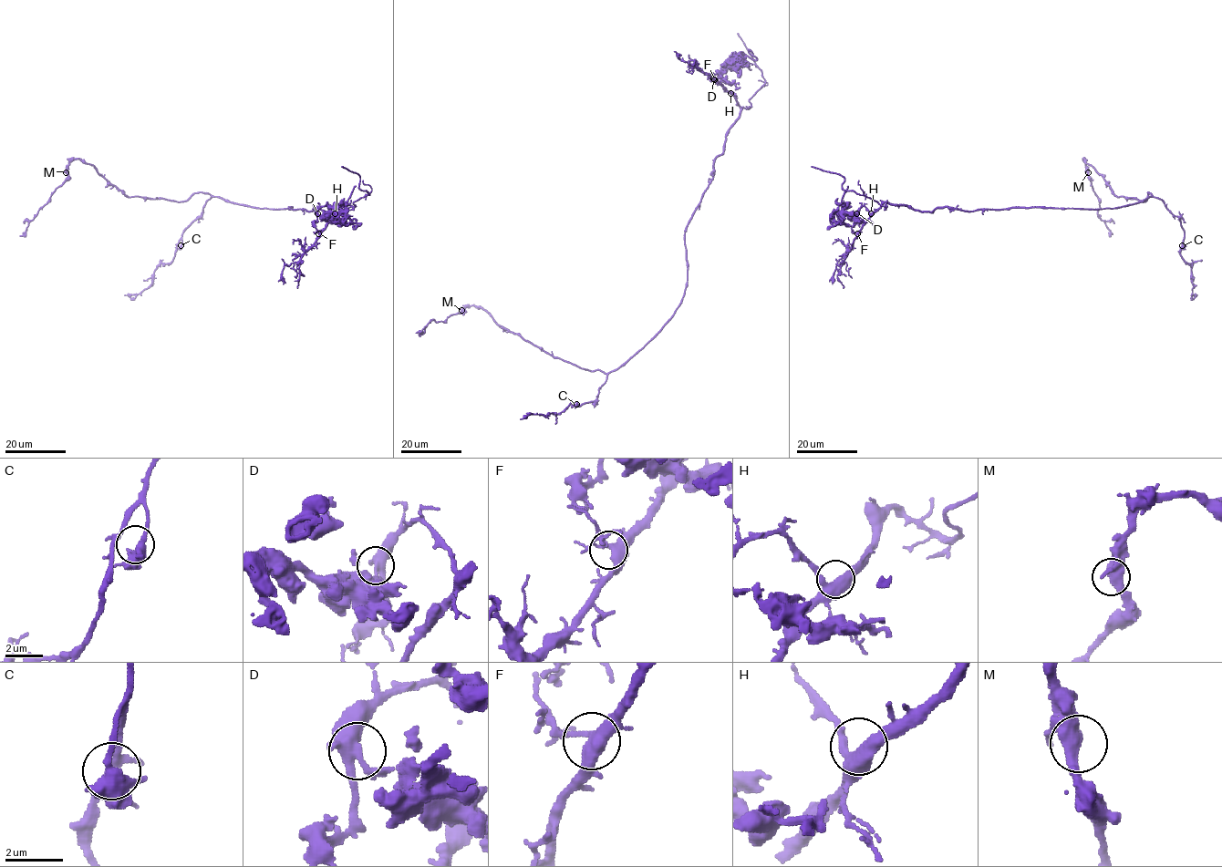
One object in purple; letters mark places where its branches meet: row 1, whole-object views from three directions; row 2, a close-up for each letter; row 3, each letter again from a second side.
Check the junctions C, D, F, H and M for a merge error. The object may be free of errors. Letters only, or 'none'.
D

